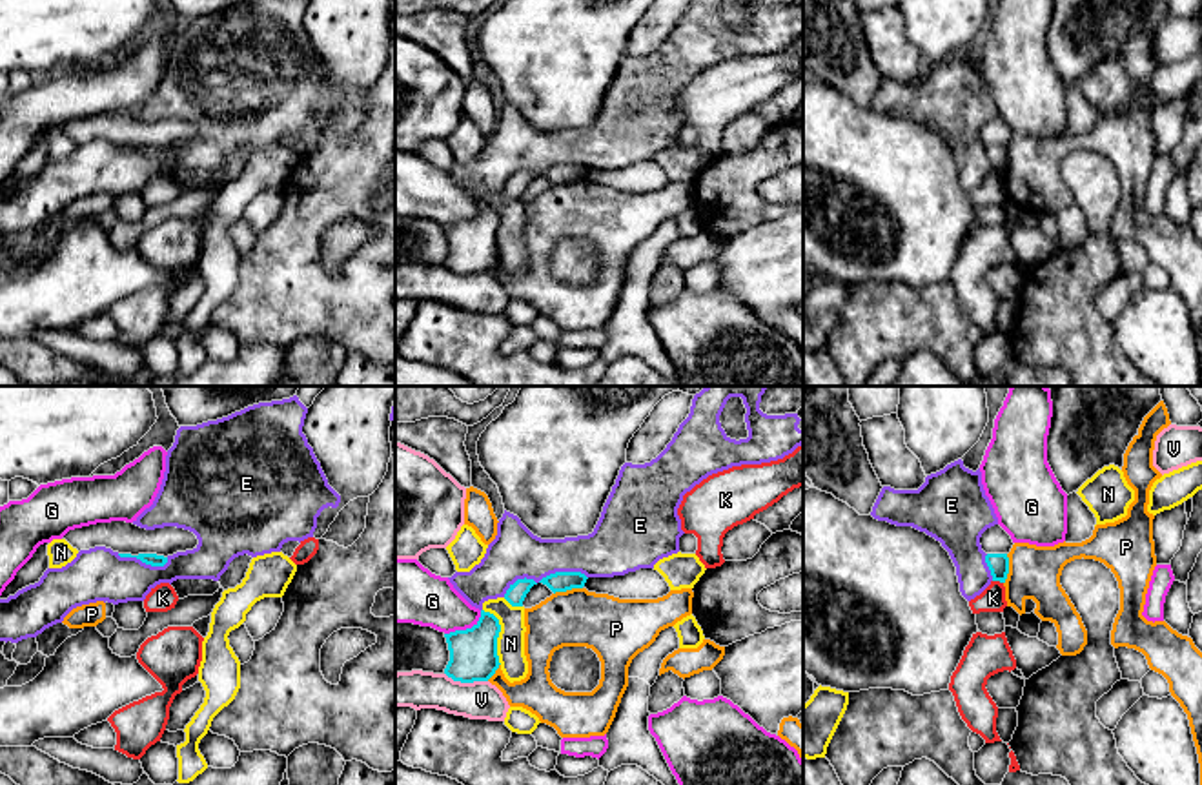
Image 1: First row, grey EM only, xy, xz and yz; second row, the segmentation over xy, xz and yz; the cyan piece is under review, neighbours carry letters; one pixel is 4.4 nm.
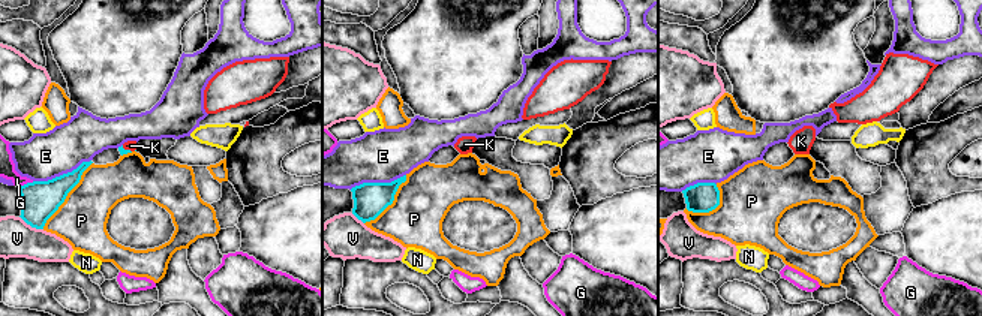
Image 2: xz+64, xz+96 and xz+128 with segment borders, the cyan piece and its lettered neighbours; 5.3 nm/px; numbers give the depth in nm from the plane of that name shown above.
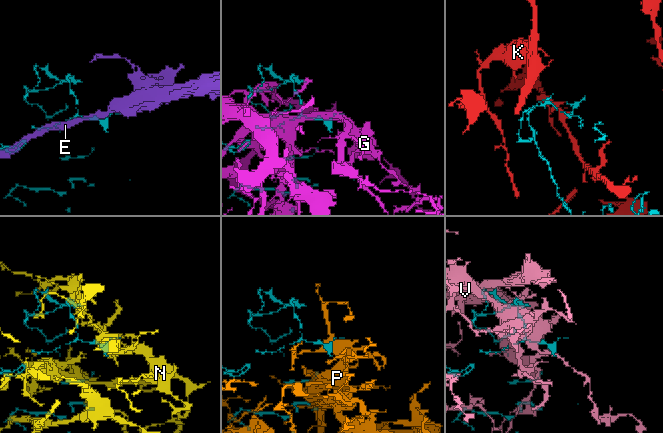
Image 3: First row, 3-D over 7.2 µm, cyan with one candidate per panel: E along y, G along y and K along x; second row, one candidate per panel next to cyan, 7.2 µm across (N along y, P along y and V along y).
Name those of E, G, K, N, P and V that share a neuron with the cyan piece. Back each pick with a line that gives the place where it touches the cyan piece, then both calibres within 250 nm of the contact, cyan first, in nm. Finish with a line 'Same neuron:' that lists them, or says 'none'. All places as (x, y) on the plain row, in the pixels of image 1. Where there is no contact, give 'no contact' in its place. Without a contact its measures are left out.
Same neuron: none

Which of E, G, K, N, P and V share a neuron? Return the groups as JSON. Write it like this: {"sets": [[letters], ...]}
{"sets": [["E"], ["G"], ["K"], ["N"], ["P"], ["V"]]}

